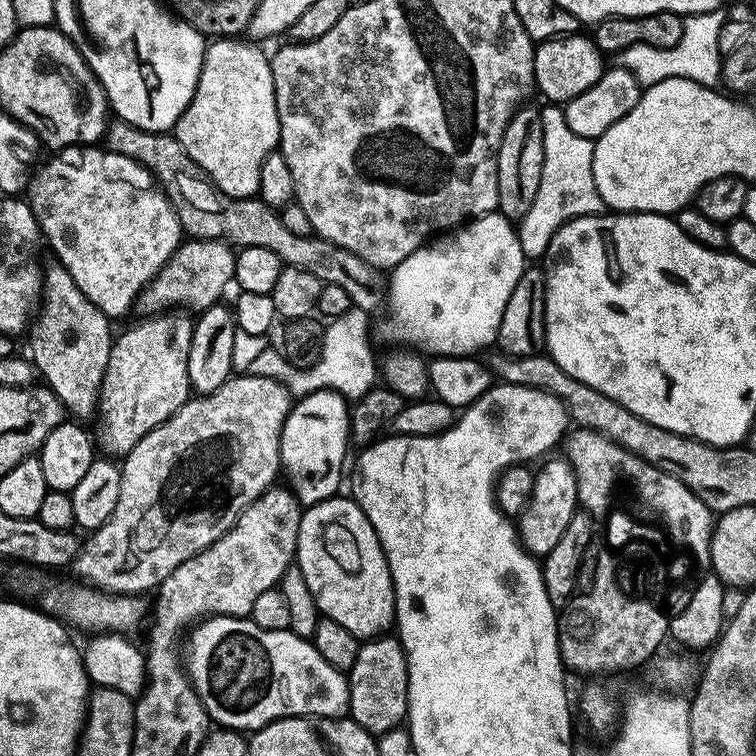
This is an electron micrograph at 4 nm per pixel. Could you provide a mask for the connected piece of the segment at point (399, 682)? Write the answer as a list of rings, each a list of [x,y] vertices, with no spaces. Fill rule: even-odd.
[[[385,634],[361,643],[358,662],[347,673],[350,718],[375,737],[401,727],[408,714],[408,663],[395,635]]]

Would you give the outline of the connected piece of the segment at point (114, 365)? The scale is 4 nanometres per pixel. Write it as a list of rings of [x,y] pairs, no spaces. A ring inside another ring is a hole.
[[[184,314],[144,318],[134,328],[115,337],[106,374],[100,383],[98,411],[94,416],[94,444],[99,451],[100,448],[104,451],[101,453],[105,457],[127,456],[146,434],[150,434],[150,430],[169,420],[188,403],[188,351],[194,324],[187,318]]]

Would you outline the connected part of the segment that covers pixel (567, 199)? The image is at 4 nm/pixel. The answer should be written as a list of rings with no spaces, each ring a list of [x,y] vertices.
[[[544,106],[539,109],[544,143],[542,182],[530,210],[518,222],[520,245],[525,257],[543,257],[552,241],[552,235],[568,220],[578,216],[595,216],[605,211],[606,205],[594,182],[592,173],[593,141],[582,138],[570,130],[564,117],[563,107]]]

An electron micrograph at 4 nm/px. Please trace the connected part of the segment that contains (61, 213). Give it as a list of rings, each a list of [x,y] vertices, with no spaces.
[[[88,146],[83,149],[81,156],[76,156],[73,160],[63,160],[63,155],[56,154],[53,160],[48,160],[36,173],[31,173],[30,179],[26,184],[26,199],[28,205],[32,208],[32,213],[36,219],[36,226],[39,235],[48,239],[48,244],[52,247],[55,259],[64,267],[65,270],[78,282],[78,286],[92,302],[103,310],[105,316],[115,318],[120,316],[124,311],[133,307],[136,297],[148,281],[160,272],[162,265],[167,264],[173,256],[176,255],[182,243],[182,229],[180,219],[176,217],[176,212],[172,208],[169,200],[165,200],[163,195],[154,187],[152,173],[147,168],[142,167],[138,162],[126,158],[117,152],[109,152],[104,146]]]

